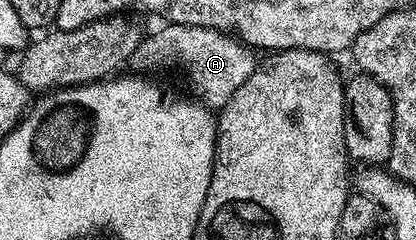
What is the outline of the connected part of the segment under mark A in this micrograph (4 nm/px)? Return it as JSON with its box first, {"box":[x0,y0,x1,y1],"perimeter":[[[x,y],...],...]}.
{"box":[131,23,257,109],"perimeter":[[[167,23],[160,31],[148,34],[137,45],[131,63],[139,67],[163,67],[166,63],[180,63],[191,74],[191,83],[195,86],[198,98],[204,107],[222,109],[249,81],[257,66],[256,52],[242,39],[216,27],[190,27],[180,23]]]}

